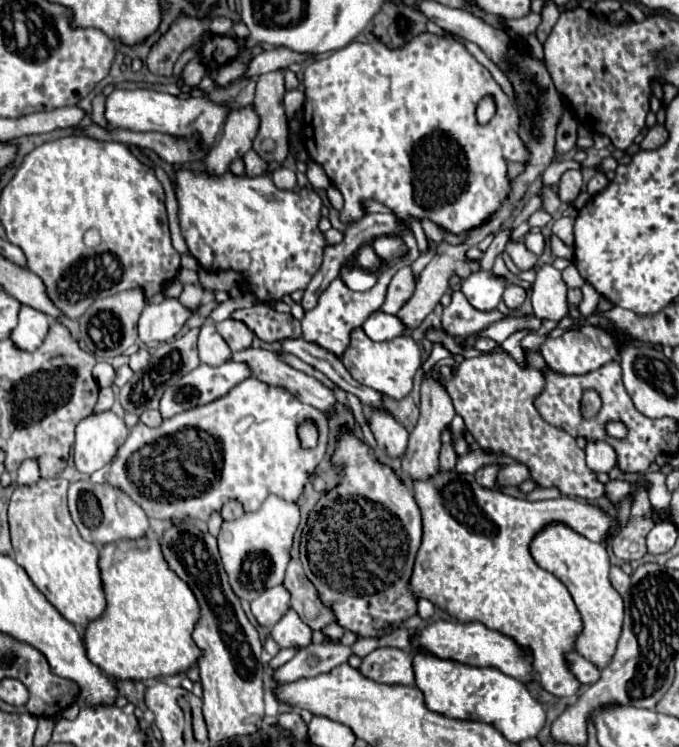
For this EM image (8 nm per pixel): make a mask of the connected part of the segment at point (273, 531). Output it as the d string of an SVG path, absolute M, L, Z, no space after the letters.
M270 495L256 513L244 513L236 521L222 523L218 547L230 585L240 599L252 601L264 589L282 585L298 525L300 525L300 507L276 495Z

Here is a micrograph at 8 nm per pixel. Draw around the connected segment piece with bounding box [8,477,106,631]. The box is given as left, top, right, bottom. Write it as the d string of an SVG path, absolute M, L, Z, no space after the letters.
M62 477L40 479L36 485L16 487L8 505L14 561L24 567L46 599L80 631L104 615L106 597L100 581L100 547L84 541L68 513L68 481Z

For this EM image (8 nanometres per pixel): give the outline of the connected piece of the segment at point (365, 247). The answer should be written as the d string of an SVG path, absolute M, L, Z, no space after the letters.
M372 239L356 249L356 265L360 265L360 269L376 269L376 265L380 265L380 257L372 253Z

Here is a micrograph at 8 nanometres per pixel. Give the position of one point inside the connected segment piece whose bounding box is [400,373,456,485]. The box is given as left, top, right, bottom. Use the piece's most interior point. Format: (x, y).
(420, 463)

